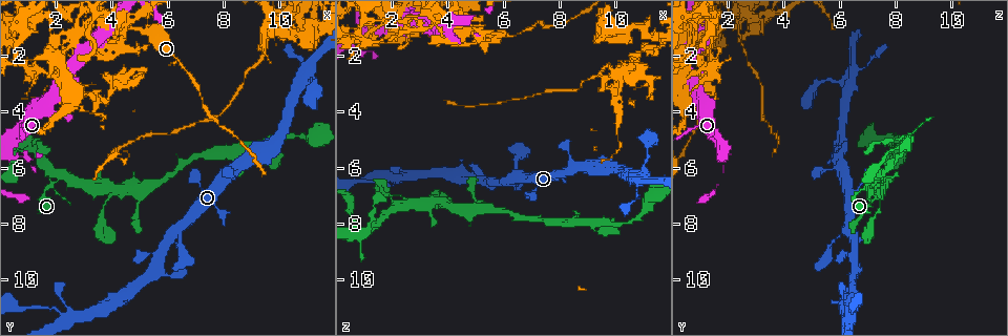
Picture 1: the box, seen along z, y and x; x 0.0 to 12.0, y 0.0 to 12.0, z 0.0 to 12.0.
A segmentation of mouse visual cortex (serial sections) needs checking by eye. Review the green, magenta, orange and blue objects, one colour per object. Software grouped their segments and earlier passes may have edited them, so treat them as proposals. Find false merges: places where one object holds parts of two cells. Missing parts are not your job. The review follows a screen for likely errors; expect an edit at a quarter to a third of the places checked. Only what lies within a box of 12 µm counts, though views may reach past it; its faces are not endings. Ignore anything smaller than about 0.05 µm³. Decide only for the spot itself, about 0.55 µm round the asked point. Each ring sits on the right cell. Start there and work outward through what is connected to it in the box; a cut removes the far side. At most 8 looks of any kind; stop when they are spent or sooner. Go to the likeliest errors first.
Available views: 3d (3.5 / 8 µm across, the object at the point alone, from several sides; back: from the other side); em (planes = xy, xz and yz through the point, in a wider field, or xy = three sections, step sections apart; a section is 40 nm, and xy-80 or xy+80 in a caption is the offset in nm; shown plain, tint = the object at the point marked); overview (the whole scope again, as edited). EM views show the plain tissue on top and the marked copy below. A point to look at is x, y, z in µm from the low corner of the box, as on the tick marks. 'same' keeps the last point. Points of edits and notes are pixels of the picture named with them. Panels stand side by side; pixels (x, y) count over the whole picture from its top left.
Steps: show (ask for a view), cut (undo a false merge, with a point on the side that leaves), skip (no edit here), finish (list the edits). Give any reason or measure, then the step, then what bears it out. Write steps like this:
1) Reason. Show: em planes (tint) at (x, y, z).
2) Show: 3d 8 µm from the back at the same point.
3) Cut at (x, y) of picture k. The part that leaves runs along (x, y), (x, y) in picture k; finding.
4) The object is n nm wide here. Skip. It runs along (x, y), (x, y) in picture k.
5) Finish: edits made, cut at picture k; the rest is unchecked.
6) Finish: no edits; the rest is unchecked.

Thin neck. Show: 3d 3.5 µm at (2.2, 6.3, 7.4).

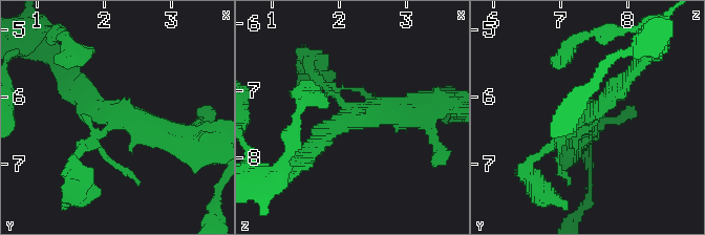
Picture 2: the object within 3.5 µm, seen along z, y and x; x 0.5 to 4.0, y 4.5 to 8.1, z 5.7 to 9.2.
3 arms meet here; the arms are 150, 250, 350 nm wide. Show: em xy step 5 (tint) at (2.25, 6.30, 7.35).

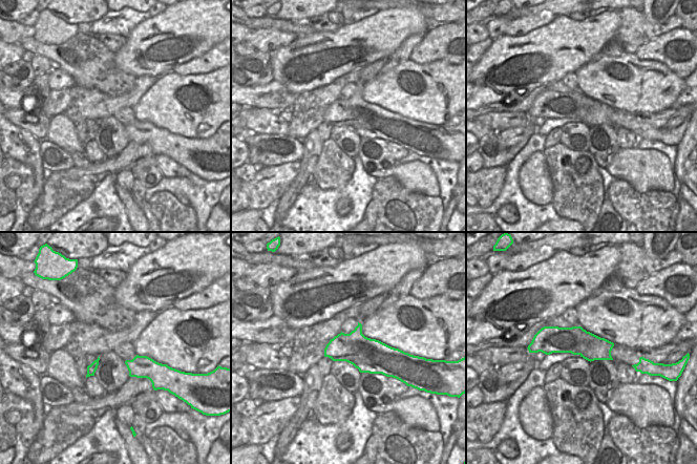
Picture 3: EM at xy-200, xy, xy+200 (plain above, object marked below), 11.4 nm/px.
The object is 400 nm wide here. Skip. It runs along (310, 70), (358, 115), (419, 113) in picture 2; one cell here.

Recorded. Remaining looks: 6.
A narrow waist. Show: em xy step 5 (tint) at (5.0, 7.5, 7.0).

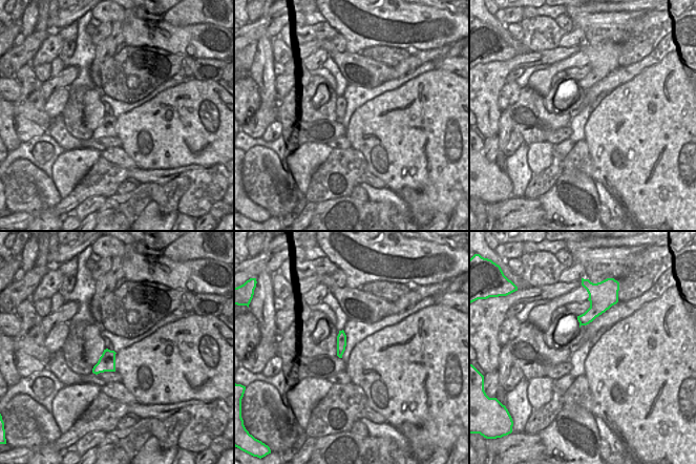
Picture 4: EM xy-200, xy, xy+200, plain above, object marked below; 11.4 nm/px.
Show: 3d 3.5 µm from the back at the same point.

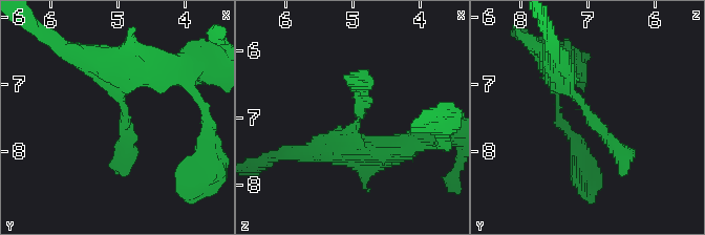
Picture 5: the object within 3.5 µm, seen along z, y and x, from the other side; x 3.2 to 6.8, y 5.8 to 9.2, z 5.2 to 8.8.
Skip. It runs along (554, 66), (621, 153), (621, 172) in picture 5; continuous, no second cell.

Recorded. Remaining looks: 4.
Thick turns thin. Show: 3d 3.5 µm from the back at (10.8, 2.3, 7.0).

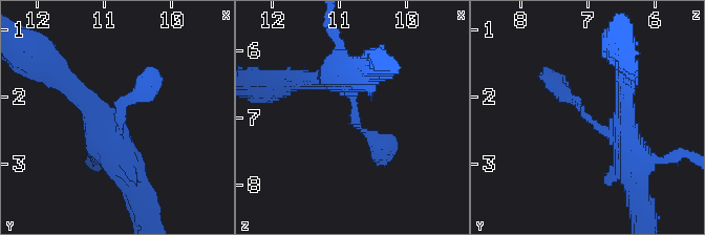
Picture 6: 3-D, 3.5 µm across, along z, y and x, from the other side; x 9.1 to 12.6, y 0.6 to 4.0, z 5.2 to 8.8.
Now the EM. Show: em xy step 3 (tint) at (10.75, 2.40, 6.95).

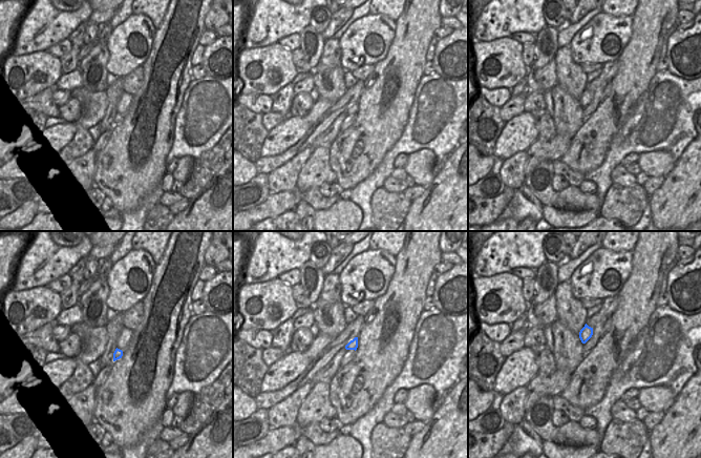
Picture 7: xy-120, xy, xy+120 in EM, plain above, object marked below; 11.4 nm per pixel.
Skip. It runs along (632, 167), (621, 142), (548, 77) in picture 6; continuous, no second cell.

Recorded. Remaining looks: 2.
Finish: no edits; the rest is unchecked.

